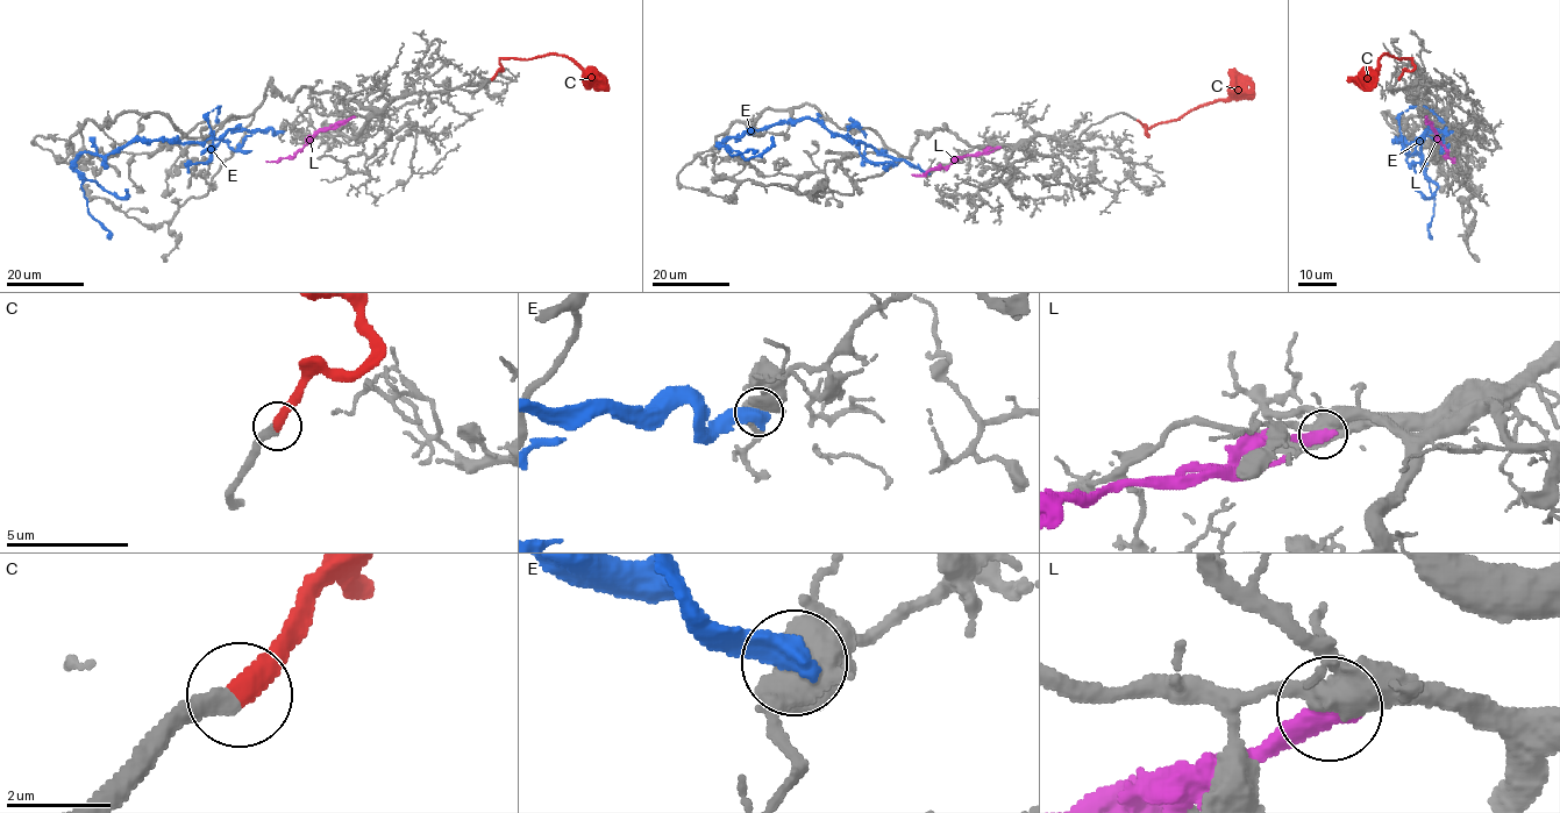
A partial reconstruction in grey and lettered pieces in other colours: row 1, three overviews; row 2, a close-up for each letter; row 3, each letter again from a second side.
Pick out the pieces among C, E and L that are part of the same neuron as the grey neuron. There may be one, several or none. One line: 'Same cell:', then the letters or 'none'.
Same cell: C

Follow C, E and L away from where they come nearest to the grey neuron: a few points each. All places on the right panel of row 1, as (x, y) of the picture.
C: (1400, 79), (1405, 71), (1414, 68), (1411, 61), (1384, 55), (1376, 77), (1361, 85)
E: (1451, 130), (1427, 129), (1416, 143), (1397, 140), (1422, 161), (1433, 199), (1432, 239)
L: (1426, 116), (1453, 161)

